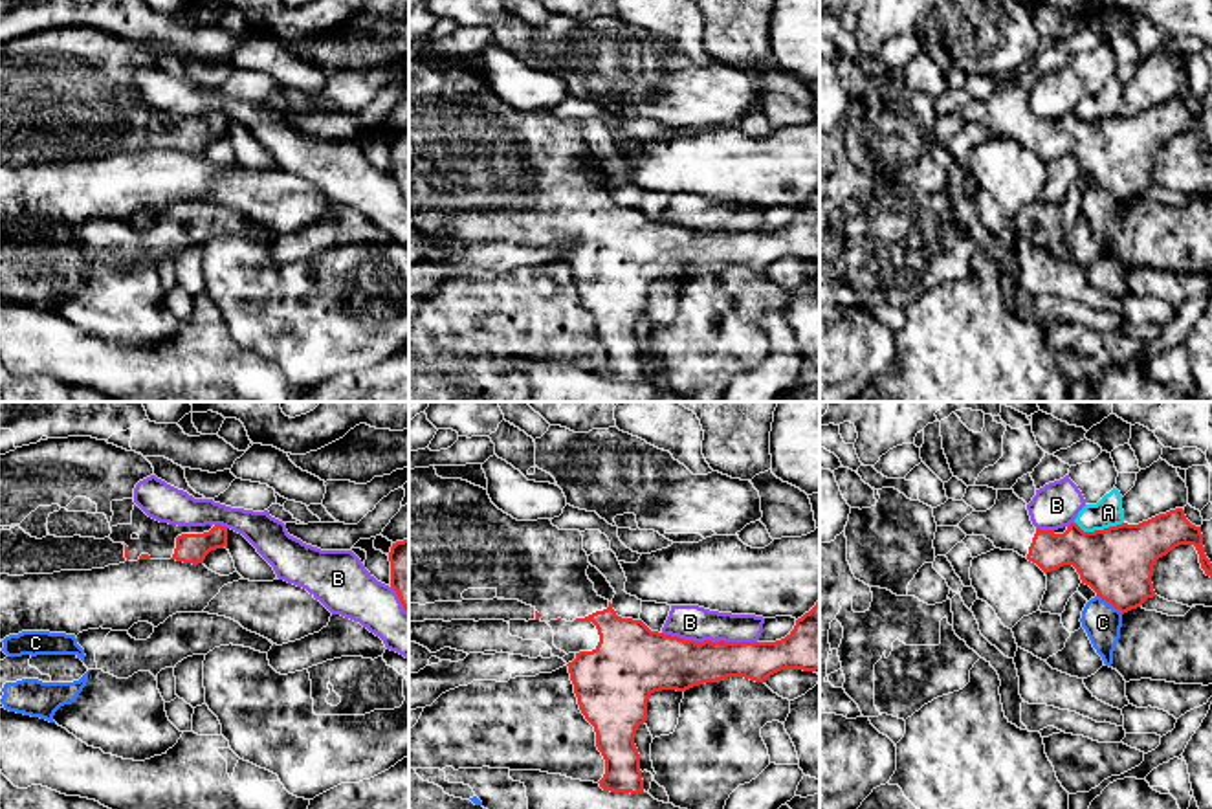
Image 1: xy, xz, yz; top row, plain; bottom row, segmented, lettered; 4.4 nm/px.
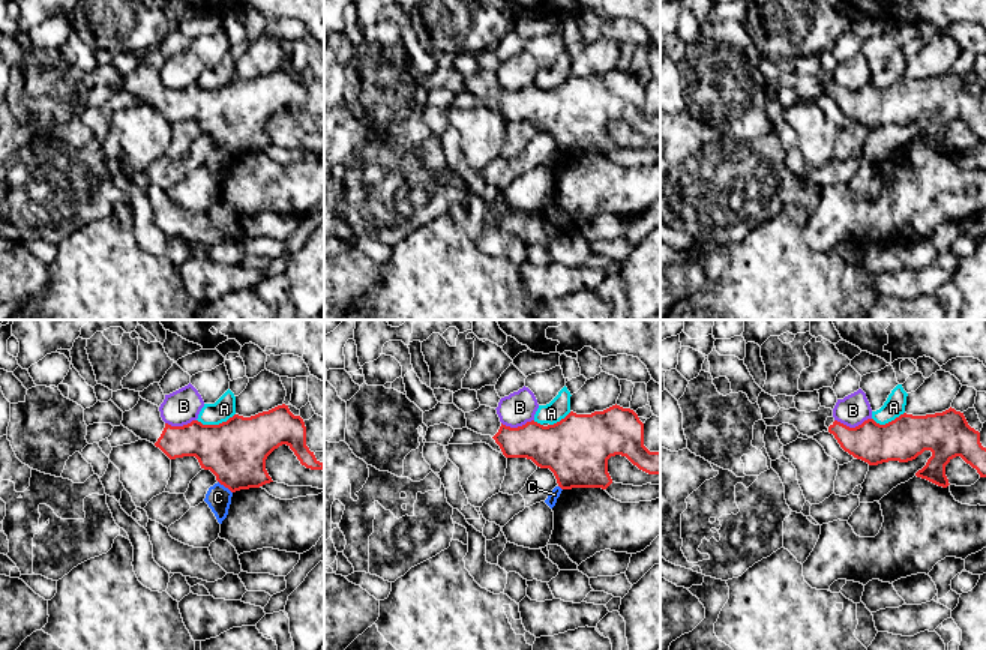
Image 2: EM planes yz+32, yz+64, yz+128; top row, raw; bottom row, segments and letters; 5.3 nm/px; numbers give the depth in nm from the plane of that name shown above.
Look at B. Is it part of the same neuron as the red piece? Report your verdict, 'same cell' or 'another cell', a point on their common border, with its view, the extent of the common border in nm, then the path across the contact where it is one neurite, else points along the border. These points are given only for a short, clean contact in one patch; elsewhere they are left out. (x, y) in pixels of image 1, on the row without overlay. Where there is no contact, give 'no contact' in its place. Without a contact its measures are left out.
another cell; contact xz (710, 230); length 420 nm

